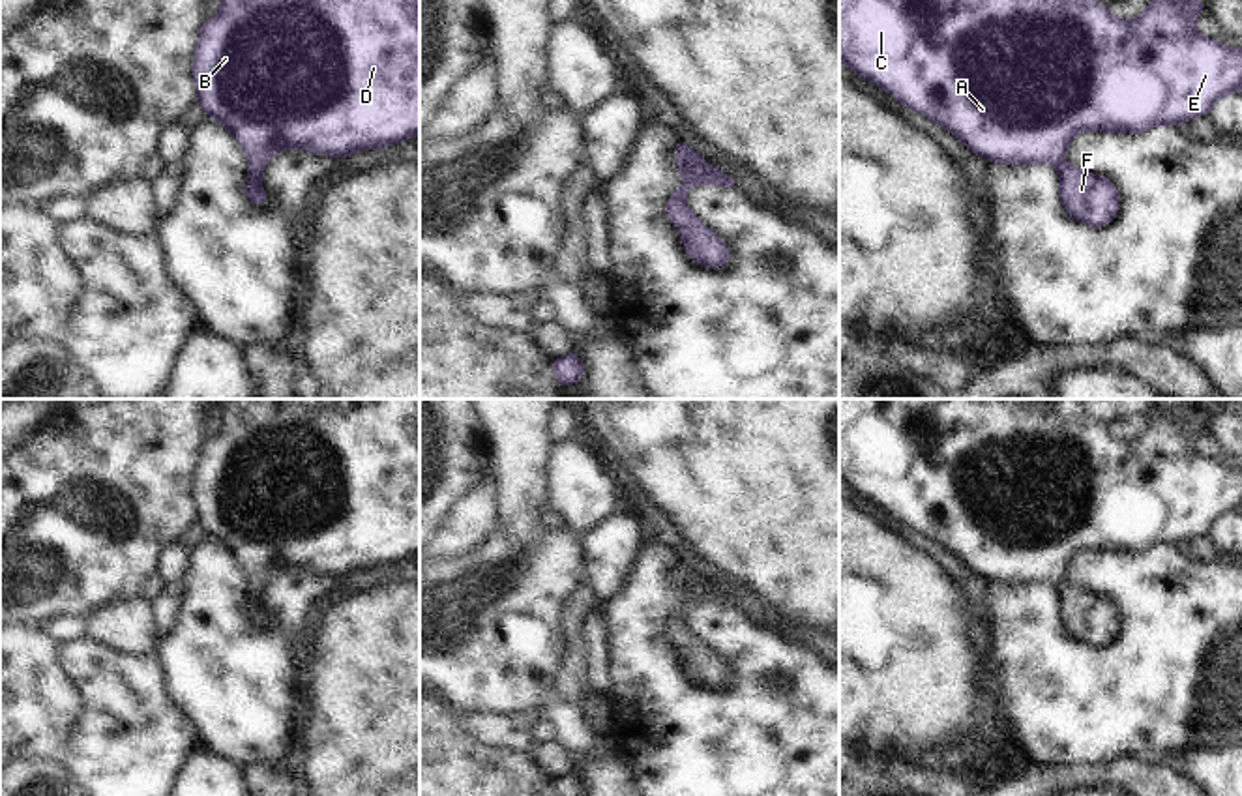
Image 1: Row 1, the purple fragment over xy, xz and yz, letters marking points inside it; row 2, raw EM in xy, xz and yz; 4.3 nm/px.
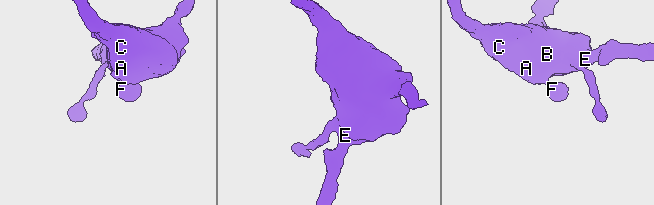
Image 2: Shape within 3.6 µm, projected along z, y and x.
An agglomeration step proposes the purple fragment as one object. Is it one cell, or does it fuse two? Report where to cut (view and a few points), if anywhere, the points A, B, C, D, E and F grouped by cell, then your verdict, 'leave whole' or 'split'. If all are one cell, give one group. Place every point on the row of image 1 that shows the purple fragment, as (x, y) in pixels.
no cut; A B C D E F; leave whole

